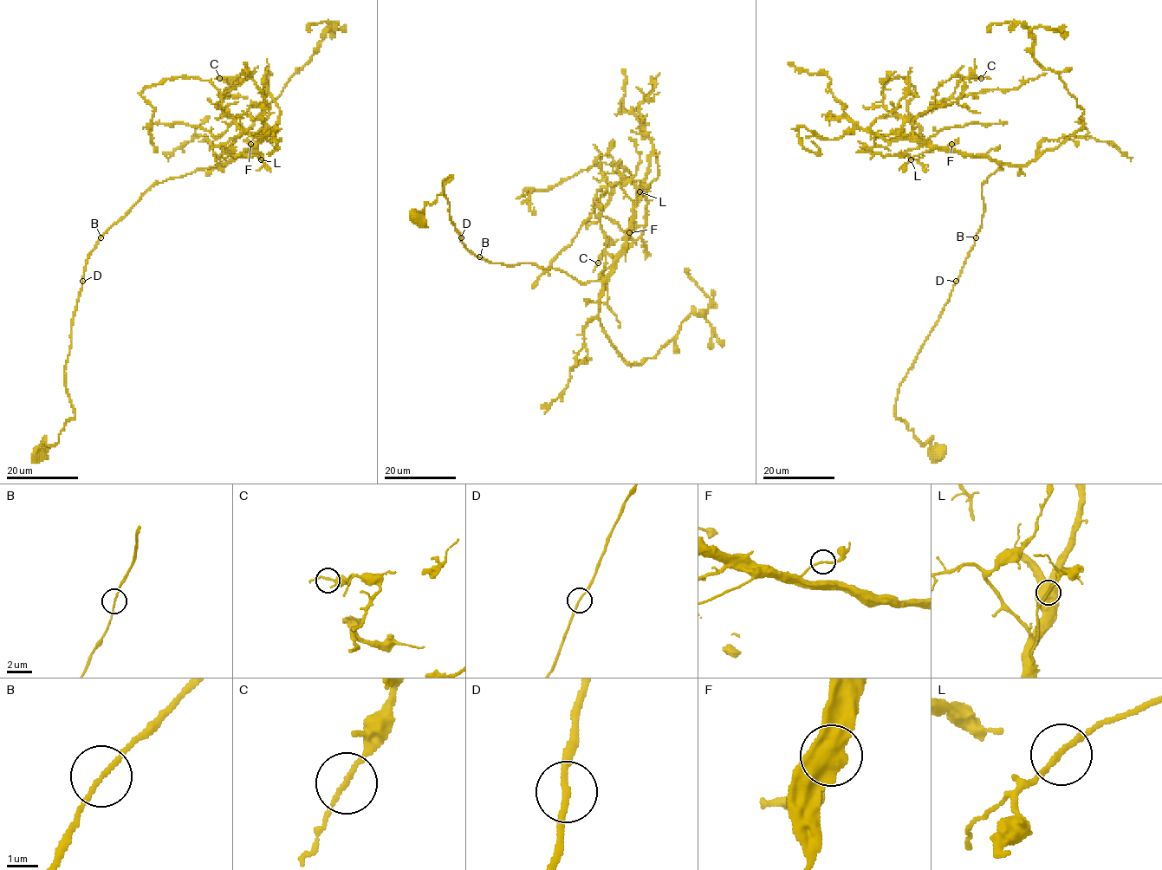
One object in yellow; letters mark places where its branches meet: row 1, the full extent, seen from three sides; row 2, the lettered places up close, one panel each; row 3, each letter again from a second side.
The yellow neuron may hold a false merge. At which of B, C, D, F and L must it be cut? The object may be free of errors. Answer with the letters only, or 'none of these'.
none of these

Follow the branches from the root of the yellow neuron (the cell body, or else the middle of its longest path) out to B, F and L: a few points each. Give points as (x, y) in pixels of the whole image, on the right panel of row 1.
B: (938, 454), (931, 439), (923, 445), (914, 431), (895, 416), (895, 402), (899, 386), (948, 301), (976, 236)
F: (938, 454), (895, 416), (899, 386), (974, 245), (982, 185), (1002, 169), (949, 152), (951, 144)
L: (938, 454), (895, 416), (899, 386), (974, 245), (982, 185), (1002, 169), (938, 148), (911, 159)

